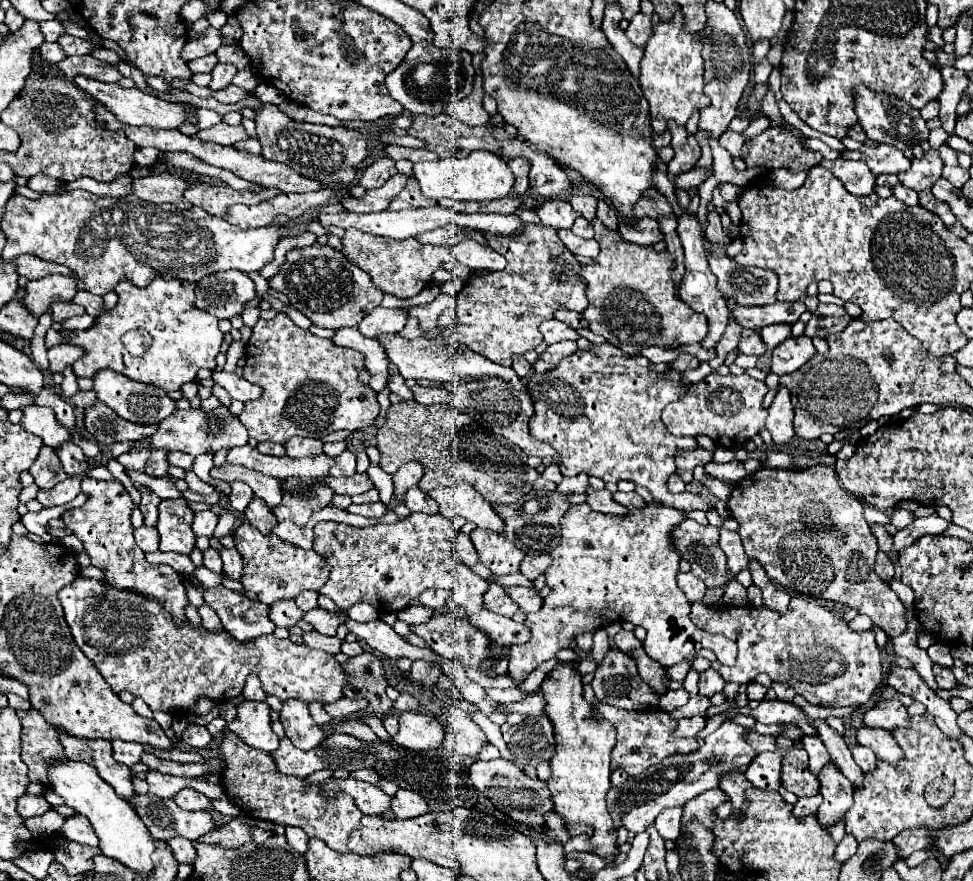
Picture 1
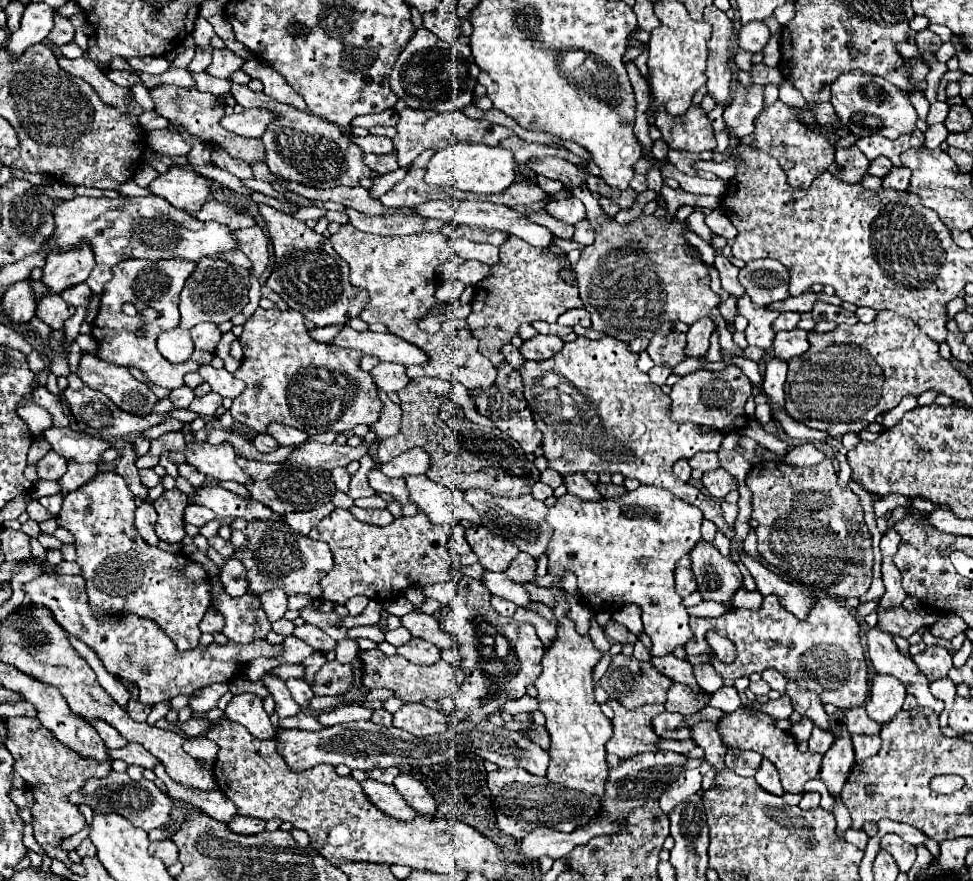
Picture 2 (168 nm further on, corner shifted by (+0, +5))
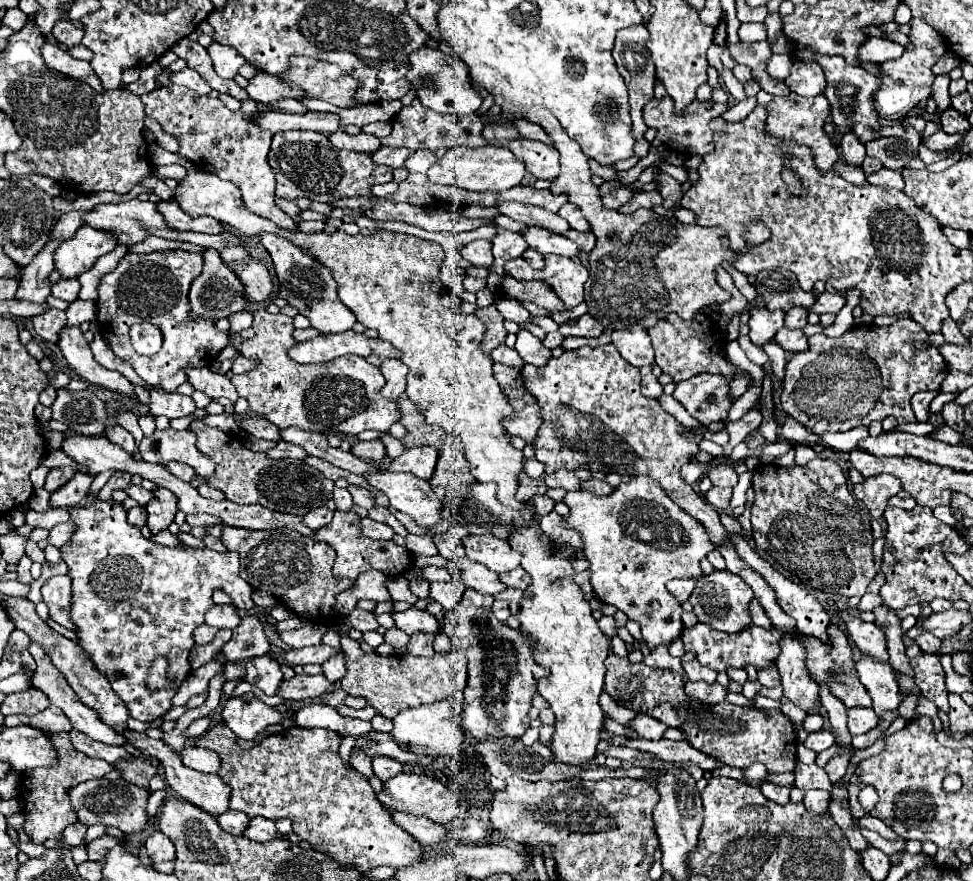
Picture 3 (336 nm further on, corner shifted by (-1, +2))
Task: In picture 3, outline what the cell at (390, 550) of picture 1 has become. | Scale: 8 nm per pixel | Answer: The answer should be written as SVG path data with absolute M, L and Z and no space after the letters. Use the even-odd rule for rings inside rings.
M334 512L334 518L330 524L322 526L320 530L316 530L314 540L318 542L326 542L330 544L336 552L336 564L334 564L334 574L340 578L350 578L356 580L358 574L374 568L380 570L386 576L398 576L404 570L408 572L412 568L412 554L406 546L396 546L392 540L370 540L366 536L362 536L360 532L360 516L356 512Z

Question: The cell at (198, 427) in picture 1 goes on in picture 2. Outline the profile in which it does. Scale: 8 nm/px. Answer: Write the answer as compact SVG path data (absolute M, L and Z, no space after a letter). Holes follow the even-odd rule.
M141 469L139 471L139 477L141 477L141 483L145 485L145 487L155 487L159 481L161 481L161 477L153 471L153 469Z

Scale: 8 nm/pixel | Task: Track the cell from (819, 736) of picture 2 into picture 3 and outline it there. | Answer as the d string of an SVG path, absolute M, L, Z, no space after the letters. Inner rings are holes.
M820 730L820 732L808 734L808 738L806 738L802 744L818 754L818 752L822 752L822 750L828 750L834 742L836 742L836 740L834 740L834 734L832 734L830 730Z

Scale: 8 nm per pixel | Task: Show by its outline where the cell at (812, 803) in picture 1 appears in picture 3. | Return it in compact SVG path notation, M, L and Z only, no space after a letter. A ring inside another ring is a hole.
M808 790L804 796L806 810L816 814L828 812L828 804L830 804L830 792L824 792L824 790Z

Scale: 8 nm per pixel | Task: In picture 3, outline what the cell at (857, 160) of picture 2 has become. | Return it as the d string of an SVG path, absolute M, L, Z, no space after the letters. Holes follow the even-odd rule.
M852 130L842 136L840 148L842 148L842 152L844 152L842 160L844 160L846 164L850 164L850 166L860 166L860 164L862 164L864 156L866 156L866 150L864 150L864 144L858 140L858 136L856 136Z

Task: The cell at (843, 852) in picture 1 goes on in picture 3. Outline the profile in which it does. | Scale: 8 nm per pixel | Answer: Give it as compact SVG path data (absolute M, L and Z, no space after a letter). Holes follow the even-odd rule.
M802 762L796 764L794 768L794 774L796 774L796 788L800 790L810 790L810 788L820 788L820 790L832 790L832 782L828 780L824 768L812 764L812 766L806 766Z

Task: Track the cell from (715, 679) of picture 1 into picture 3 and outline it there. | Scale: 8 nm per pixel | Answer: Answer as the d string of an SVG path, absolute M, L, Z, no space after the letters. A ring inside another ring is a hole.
M690 660L690 662L682 662L682 668L686 672L686 678L696 682L696 680L704 680L704 682L714 682L716 680L716 672L712 668L706 668L704 664L700 664L698 660Z

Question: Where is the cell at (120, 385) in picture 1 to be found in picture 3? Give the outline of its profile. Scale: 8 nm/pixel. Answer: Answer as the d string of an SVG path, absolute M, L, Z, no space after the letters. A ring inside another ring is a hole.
M64 326L62 332L60 332L58 346L60 346L64 358L68 360L68 364L72 366L72 370L82 380L86 380L90 384L104 386L112 392L120 392L120 394L136 398L134 390L132 390L132 384L120 372L106 370L94 360L92 352L90 352L90 346L88 346L80 326Z

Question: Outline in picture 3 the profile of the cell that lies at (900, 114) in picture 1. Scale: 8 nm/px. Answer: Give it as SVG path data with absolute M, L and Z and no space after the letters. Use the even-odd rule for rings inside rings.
M818 56L818 64L822 64L824 76L826 76L826 98L832 106L832 118L836 126L852 128L854 124L870 124L872 128L878 128L878 112L874 106L874 94L880 88L880 78L866 72L862 66L852 66L842 60L842 56Z

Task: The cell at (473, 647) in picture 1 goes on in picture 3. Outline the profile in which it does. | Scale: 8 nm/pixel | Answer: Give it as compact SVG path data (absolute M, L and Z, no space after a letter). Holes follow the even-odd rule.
M408 608L404 612L394 612L392 614L396 626L400 630L404 630L406 634L414 634L414 632L428 632L428 634L436 634L438 632L438 622L432 614L428 614L426 610L418 610L418 608Z

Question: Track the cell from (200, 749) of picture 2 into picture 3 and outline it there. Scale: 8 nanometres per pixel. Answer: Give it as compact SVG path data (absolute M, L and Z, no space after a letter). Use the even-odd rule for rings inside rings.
M186 746L182 752L182 762L198 772L218 772L220 768L220 758L212 750L204 750L198 746Z

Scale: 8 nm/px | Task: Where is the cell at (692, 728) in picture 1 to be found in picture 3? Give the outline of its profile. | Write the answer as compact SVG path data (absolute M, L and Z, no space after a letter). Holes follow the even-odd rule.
M636 714L634 720L630 722L630 730L634 730L640 738L646 738L646 740L660 740L662 734L666 732L666 724L662 724L660 720L654 720L650 716L642 716L642 714Z

